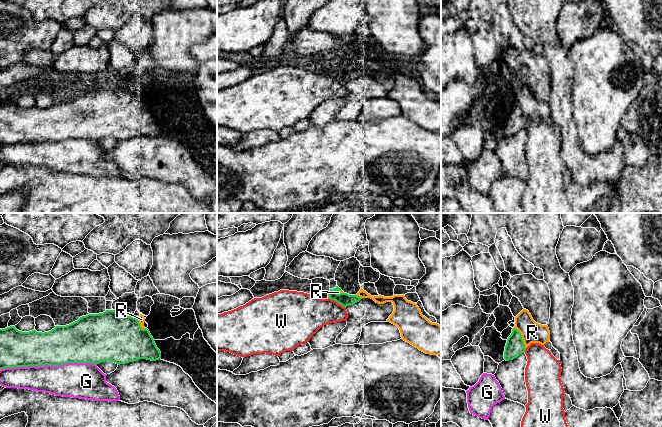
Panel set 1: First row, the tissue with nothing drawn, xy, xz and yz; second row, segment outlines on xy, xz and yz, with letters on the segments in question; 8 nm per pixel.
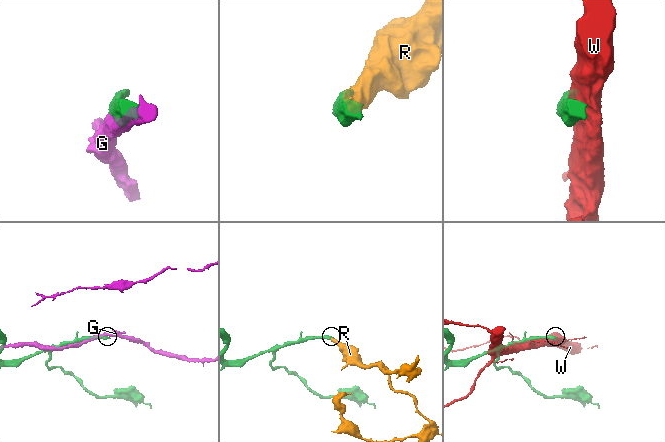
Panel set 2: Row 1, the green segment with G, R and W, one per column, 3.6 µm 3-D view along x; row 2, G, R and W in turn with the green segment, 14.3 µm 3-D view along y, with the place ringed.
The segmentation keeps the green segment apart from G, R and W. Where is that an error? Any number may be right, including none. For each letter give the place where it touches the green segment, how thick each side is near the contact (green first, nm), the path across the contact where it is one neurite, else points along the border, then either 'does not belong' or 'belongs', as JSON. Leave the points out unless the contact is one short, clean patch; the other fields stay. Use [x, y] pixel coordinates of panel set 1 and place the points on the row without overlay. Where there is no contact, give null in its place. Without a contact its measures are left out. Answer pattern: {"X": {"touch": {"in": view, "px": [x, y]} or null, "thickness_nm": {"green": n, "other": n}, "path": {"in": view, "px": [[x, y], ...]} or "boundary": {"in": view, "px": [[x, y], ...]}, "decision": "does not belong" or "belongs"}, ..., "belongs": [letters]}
{"G": {"touch": {"in": "xy", "px": [48, 140]}, "thickness_nm": {"green": 300, "other": 280}, "decision": "does not belong"}, "R": {"touch": {"in": "yz", "px": [521, 114]}, "thickness_nm": {"green": 150, "other": 170}, "decision": "belongs"}, "W": {"touch": {"in": "xz", "px": [337, 78]}, "thickness_nm": {"green": 110, "other": 300}, "decision": "does not belong"}, "belongs": ["R"]}

